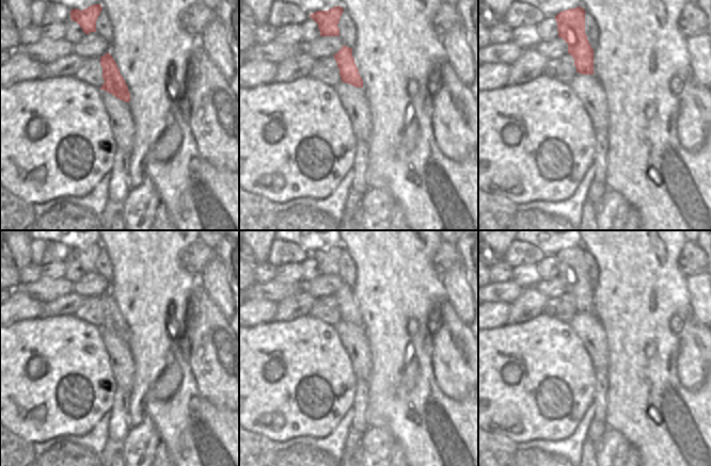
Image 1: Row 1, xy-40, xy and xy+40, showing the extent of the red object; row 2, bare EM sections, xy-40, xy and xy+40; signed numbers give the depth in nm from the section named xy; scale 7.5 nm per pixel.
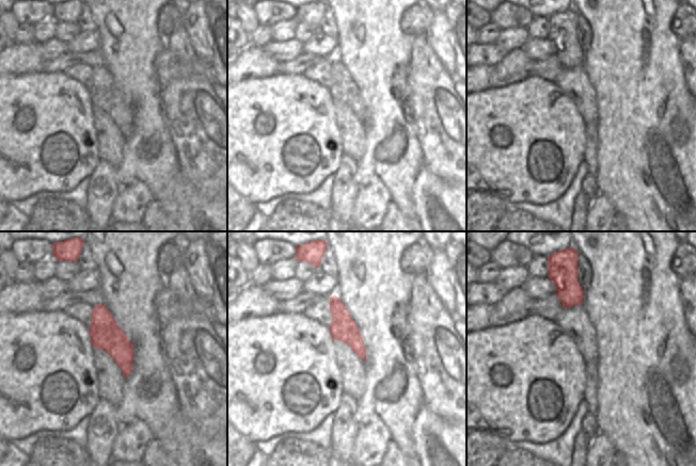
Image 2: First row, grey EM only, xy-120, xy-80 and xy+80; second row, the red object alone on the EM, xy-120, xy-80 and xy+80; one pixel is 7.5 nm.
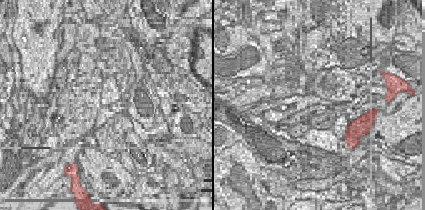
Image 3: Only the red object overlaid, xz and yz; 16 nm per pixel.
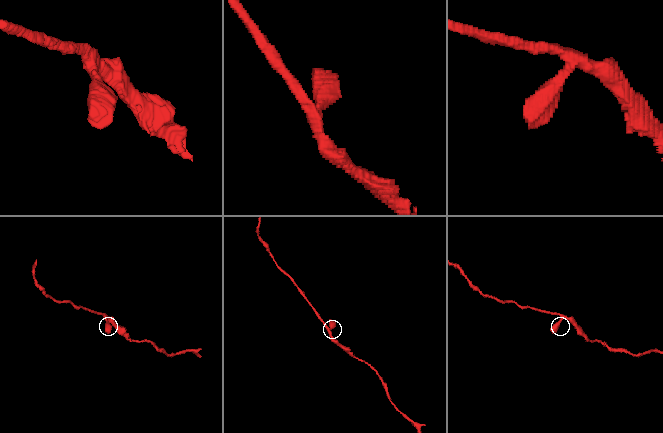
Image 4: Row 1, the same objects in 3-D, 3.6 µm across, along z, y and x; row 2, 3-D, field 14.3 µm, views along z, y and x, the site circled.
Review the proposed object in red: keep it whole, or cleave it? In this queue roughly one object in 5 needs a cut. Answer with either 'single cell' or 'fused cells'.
single cell

